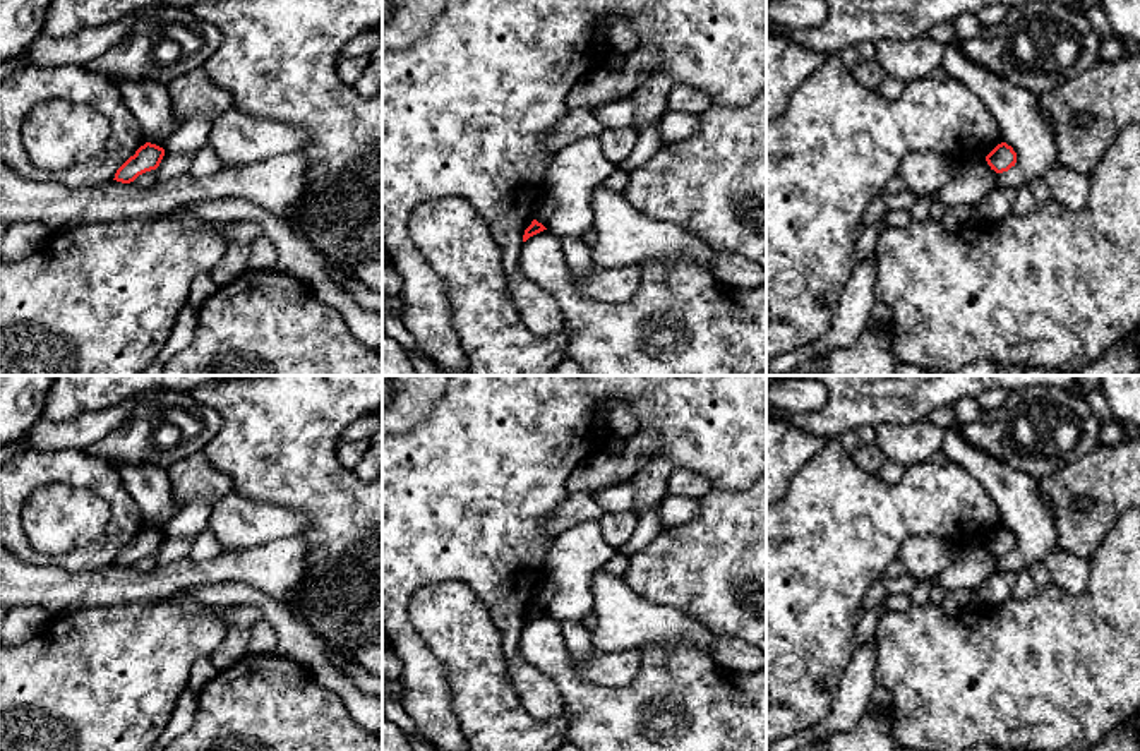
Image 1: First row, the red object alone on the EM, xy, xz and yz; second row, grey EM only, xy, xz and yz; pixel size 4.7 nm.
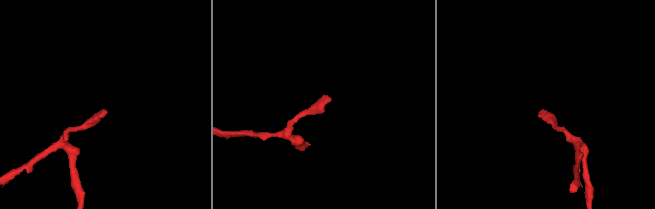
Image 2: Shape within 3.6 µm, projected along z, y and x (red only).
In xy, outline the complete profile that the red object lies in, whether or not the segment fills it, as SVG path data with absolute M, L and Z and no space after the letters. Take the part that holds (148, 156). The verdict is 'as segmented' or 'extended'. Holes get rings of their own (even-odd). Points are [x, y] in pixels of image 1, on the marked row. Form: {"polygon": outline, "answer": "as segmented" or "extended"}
{"polygon": "M146 142L141 146L134 156L130 156L115 173L117 182L130 183L139 175L156 170L165 156L165 149Z", "answer": "as segmented"}

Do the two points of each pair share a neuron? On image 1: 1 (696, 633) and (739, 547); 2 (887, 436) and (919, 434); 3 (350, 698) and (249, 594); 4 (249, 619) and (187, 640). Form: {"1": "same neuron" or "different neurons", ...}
{"1": "different neurons", "2": "same neuron", "3": "same neuron", "4": "different neurons"}

